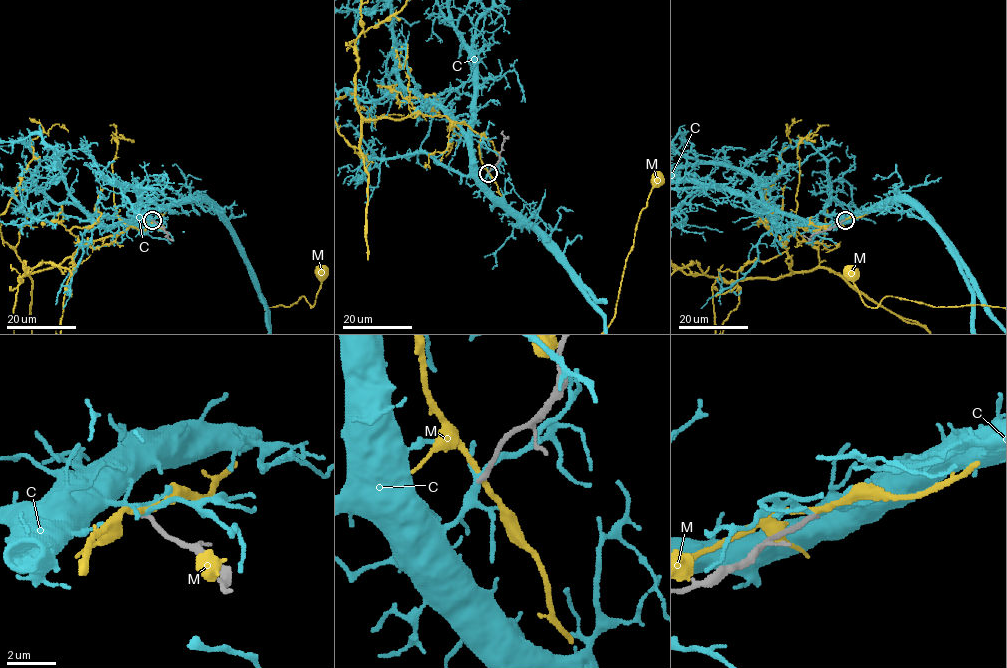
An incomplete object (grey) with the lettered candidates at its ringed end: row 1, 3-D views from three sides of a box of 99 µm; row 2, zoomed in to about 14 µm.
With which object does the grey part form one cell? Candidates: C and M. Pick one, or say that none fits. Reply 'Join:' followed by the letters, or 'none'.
Join: none

